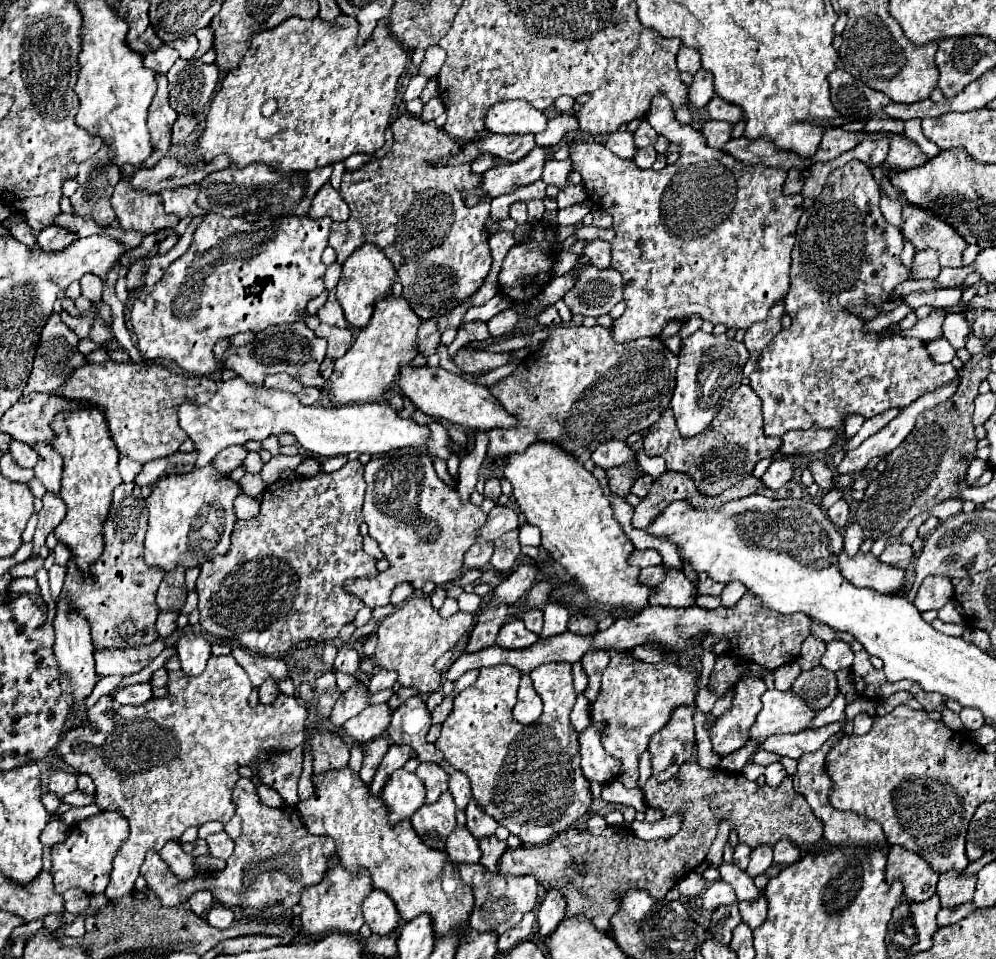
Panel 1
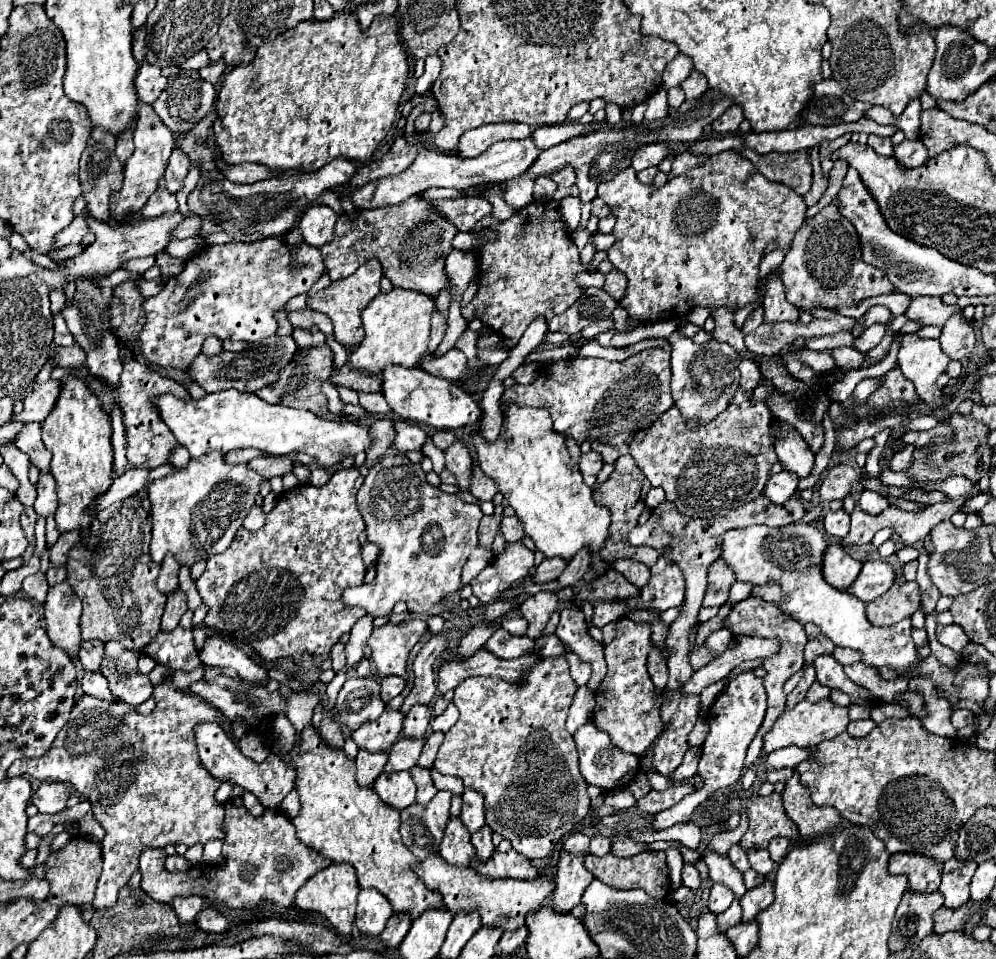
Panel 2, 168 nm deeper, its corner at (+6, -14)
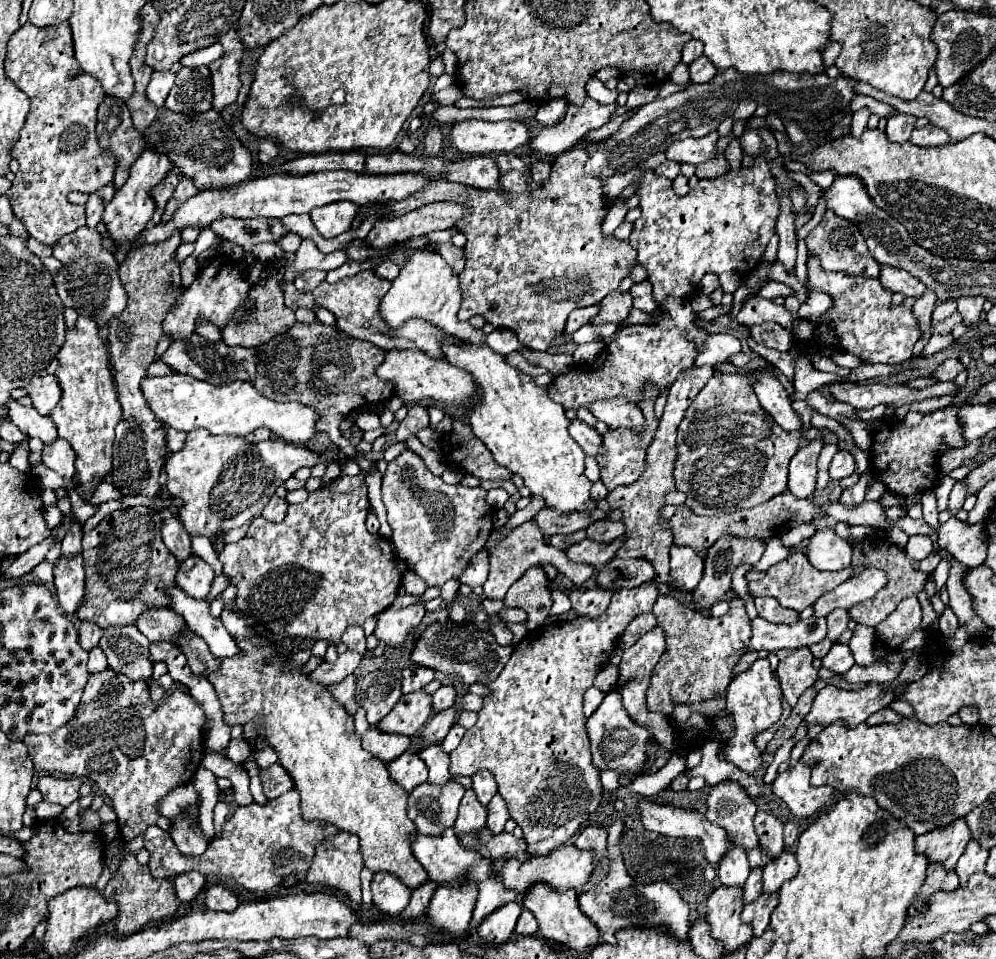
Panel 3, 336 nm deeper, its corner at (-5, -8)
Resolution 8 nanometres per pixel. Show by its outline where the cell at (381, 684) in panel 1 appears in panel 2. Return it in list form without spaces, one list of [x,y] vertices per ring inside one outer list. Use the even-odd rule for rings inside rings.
[[[387,676],[387,678],[383,678],[383,682],[381,682],[381,700],[389,702],[397,694],[401,694],[403,688],[405,688],[405,680],[401,680],[399,676]]]

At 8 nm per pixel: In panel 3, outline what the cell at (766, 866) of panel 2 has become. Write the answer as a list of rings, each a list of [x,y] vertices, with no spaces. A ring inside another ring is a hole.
[[[758,810],[754,818],[754,826],[760,838],[760,846],[766,848],[770,856],[778,856],[784,850],[784,838],[782,838],[784,824],[774,814],[766,810]]]

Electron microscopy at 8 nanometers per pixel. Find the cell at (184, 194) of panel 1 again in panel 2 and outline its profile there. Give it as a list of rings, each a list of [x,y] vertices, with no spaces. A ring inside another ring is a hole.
[[[157,190],[141,210],[145,218],[157,218],[163,214],[173,214],[173,212],[177,212],[177,200],[175,200],[175,194],[167,190]]]

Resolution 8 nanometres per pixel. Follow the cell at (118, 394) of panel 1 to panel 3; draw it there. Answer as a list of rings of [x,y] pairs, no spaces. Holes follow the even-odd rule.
[[[40,374],[32,378],[26,386],[22,386],[30,396],[32,396],[32,406],[42,414],[48,416],[50,410],[56,406],[60,400],[60,386],[54,376],[50,374]]]

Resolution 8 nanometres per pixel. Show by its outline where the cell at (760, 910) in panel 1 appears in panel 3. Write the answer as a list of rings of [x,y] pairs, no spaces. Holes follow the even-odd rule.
[[[784,850],[780,856],[772,858],[766,866],[764,866],[764,892],[772,894],[778,892],[780,886],[792,878],[798,872],[798,860],[796,854],[790,850]]]

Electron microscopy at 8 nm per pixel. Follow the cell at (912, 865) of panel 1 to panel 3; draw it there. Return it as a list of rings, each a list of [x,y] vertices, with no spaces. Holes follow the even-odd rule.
[[[958,818],[948,826],[940,826],[936,830],[930,830],[928,834],[918,836],[916,848],[920,854],[924,852],[930,862],[940,862],[952,870],[970,840],[972,834],[966,820]]]

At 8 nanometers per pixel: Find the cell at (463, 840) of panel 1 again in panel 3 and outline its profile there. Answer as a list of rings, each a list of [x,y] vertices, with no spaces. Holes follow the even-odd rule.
[[[470,788],[466,790],[462,804],[460,804],[460,812],[454,824],[454,832],[456,834],[464,834],[464,832],[478,832],[482,826],[486,824],[486,806],[480,804],[480,800],[476,798],[476,792]]]

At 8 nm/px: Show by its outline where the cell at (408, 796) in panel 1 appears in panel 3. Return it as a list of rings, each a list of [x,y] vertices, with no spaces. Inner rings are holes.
[[[404,752],[398,758],[394,758],[388,764],[388,772],[406,792],[412,792],[418,784],[426,782],[428,778],[428,768],[424,760],[420,760],[420,756],[412,752]]]

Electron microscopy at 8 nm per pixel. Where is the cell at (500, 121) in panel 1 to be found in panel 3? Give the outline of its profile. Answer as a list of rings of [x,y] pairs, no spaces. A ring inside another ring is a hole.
[[[464,120],[450,128],[448,144],[460,154],[508,154],[514,148],[526,144],[530,138],[528,128],[522,122],[502,120]]]

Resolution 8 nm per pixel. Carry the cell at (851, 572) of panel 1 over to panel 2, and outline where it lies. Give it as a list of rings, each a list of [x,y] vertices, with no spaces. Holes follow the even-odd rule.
[[[831,544],[829,552],[825,552],[825,564],[823,564],[825,580],[829,580],[829,584],[833,584],[837,590],[847,592],[849,586],[857,580],[861,564],[863,562],[851,558],[841,544]]]

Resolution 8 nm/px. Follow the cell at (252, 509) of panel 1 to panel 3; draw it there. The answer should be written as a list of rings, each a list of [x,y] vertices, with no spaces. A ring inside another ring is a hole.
[[[272,496],[270,502],[266,504],[266,508],[262,510],[262,516],[268,522],[282,522],[286,518],[286,510],[288,510],[288,502],[280,496]]]

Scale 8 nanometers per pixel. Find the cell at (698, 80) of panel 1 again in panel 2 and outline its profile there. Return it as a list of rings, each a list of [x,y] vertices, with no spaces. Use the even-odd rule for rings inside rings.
[[[693,70],[691,76],[689,76],[689,80],[685,80],[685,84],[681,88],[683,88],[687,100],[697,100],[697,98],[701,98],[707,92],[709,86],[707,86],[705,76],[701,76],[701,72]]]

